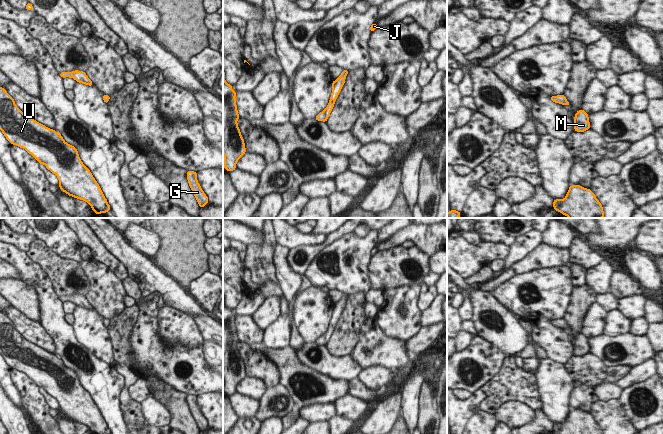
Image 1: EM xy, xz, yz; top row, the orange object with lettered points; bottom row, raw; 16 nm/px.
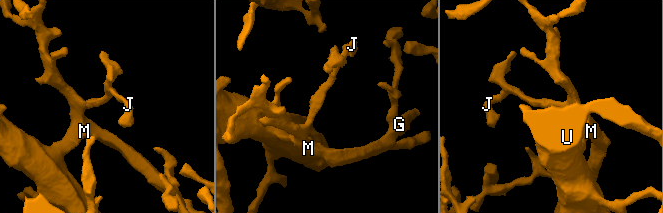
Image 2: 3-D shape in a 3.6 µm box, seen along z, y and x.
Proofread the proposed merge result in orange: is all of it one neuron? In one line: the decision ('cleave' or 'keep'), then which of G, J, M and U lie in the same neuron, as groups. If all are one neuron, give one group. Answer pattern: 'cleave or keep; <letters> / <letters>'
keep; G J M U

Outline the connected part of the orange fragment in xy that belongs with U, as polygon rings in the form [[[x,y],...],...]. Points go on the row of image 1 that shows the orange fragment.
[[[0,87],[0,130],[8,142],[24,148],[39,164],[44,164],[48,170],[55,174],[59,179],[59,187],[63,192],[87,202],[96,215],[105,214],[111,210],[99,184],[89,168],[81,161],[77,149],[66,143],[60,133],[26,116],[16,106],[14,99],[2,87]]]

